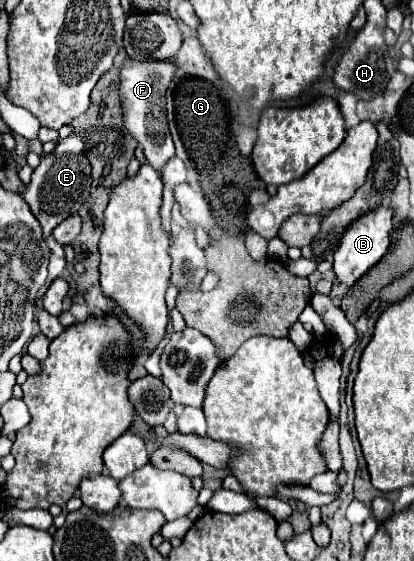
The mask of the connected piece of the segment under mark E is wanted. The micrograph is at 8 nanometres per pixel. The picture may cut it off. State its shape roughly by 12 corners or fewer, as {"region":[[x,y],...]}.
{"region":[[81,137],[41,155],[23,199],[45,239],[89,199]]}

